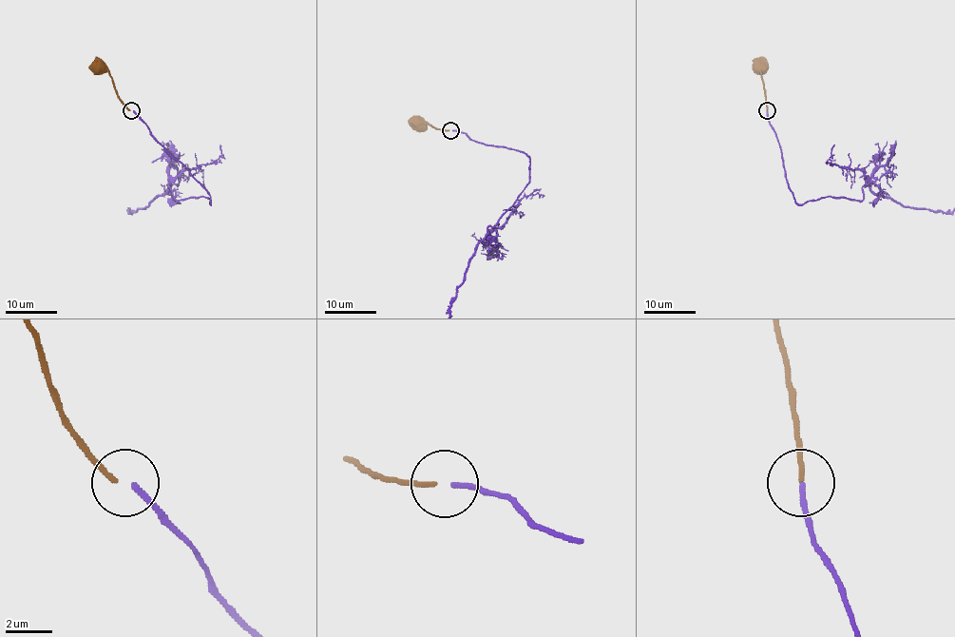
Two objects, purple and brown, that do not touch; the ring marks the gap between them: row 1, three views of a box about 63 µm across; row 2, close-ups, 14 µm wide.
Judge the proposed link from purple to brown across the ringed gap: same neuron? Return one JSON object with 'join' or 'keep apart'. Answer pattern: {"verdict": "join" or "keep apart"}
{"verdict": "join"}

